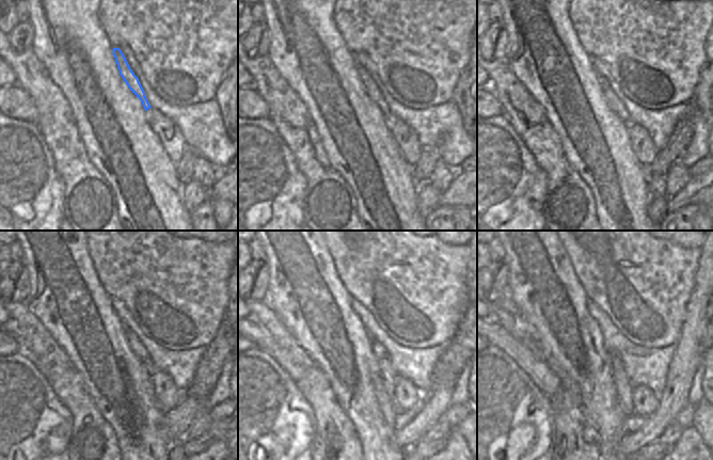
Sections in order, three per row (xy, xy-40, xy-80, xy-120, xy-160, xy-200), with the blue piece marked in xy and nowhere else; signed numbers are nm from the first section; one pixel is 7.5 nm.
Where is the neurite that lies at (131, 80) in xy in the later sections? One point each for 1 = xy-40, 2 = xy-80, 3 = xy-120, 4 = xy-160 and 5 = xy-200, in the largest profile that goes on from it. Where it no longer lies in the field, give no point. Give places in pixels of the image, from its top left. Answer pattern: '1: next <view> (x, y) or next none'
1: next xy-40 (371, 89)
2: next xy-80 (615, 104)
3: next xy-120 (137, 346)
4: next xy-160 (386, 371)
5: next xy-200 (624, 389)

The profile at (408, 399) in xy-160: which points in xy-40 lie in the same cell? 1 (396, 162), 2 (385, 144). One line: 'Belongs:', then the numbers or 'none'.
Belongs: none

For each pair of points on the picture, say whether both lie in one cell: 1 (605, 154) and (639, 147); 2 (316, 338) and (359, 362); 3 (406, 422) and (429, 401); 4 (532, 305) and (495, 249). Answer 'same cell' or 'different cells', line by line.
1: different cells
2: same cell
3: same cell
4: different cells

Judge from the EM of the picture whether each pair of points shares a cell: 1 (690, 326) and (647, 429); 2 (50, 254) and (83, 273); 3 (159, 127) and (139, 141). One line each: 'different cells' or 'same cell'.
1: same cell
2: same cell
3: different cells

